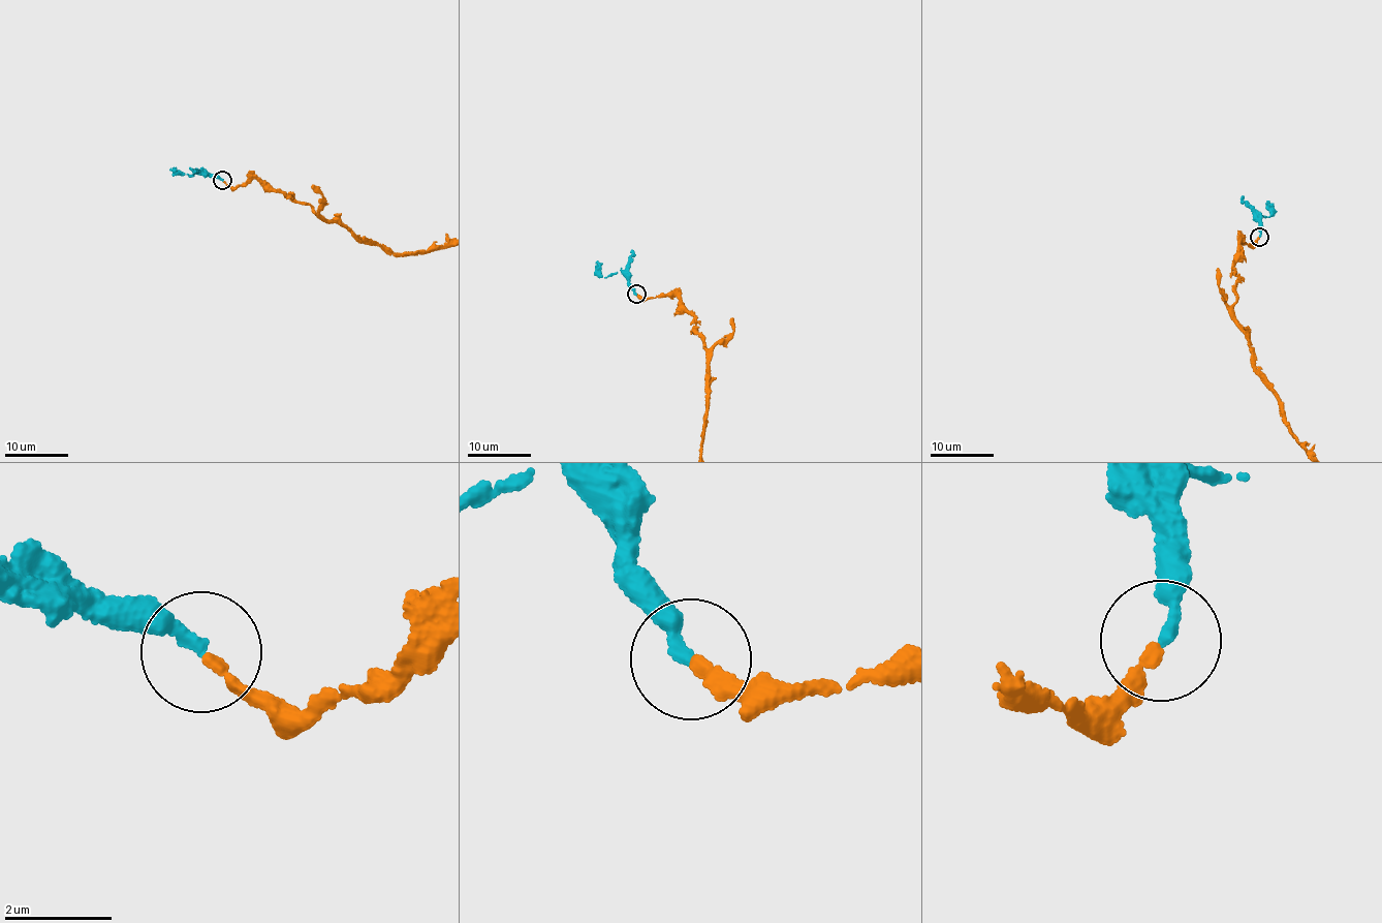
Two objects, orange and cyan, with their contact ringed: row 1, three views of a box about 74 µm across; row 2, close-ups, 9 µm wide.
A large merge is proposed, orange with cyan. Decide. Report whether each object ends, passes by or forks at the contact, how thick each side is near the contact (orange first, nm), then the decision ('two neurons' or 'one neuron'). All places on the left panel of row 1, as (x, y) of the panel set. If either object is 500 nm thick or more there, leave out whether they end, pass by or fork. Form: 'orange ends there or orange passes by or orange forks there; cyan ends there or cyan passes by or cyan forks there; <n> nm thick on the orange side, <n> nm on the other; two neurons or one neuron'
orange ends there; cyan ends there; 220 nm thick on the orange side, 240 nm on the other; one neuron

